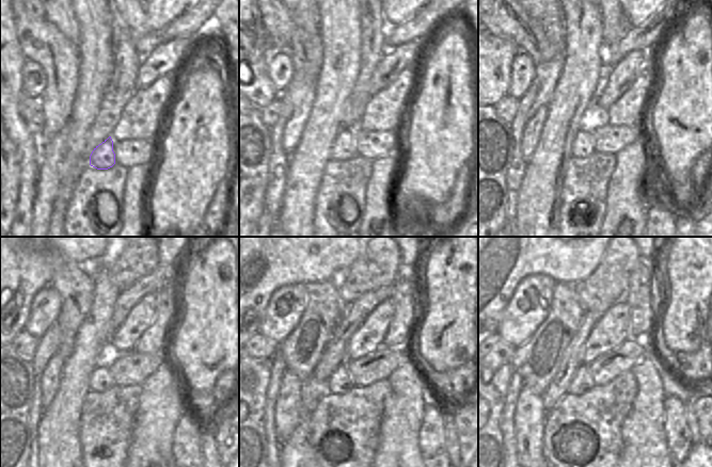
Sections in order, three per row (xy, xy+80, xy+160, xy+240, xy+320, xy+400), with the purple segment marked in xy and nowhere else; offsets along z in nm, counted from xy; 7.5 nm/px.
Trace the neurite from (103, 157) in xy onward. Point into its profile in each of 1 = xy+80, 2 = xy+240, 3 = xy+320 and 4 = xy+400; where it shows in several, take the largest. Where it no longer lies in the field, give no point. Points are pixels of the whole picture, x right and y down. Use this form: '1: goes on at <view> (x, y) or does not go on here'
1: goes on at xy+80 (343, 148)
2: goes on at xy+240 (100, 380)
3: goes on at xy+320 (339, 382)
4: goes on at xy+400 (582, 381)

